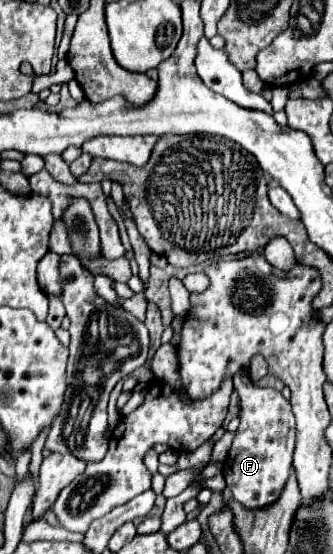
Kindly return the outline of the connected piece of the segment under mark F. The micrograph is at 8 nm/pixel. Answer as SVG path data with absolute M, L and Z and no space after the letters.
M237 375L233 383L241 399L241 423L223 465L223 477L235 501L243 503L247 509L257 509L273 503L289 477L295 449L295 415L291 401L285 399L281 391L271 387L255 387L253 383L245 381L245 375Z

